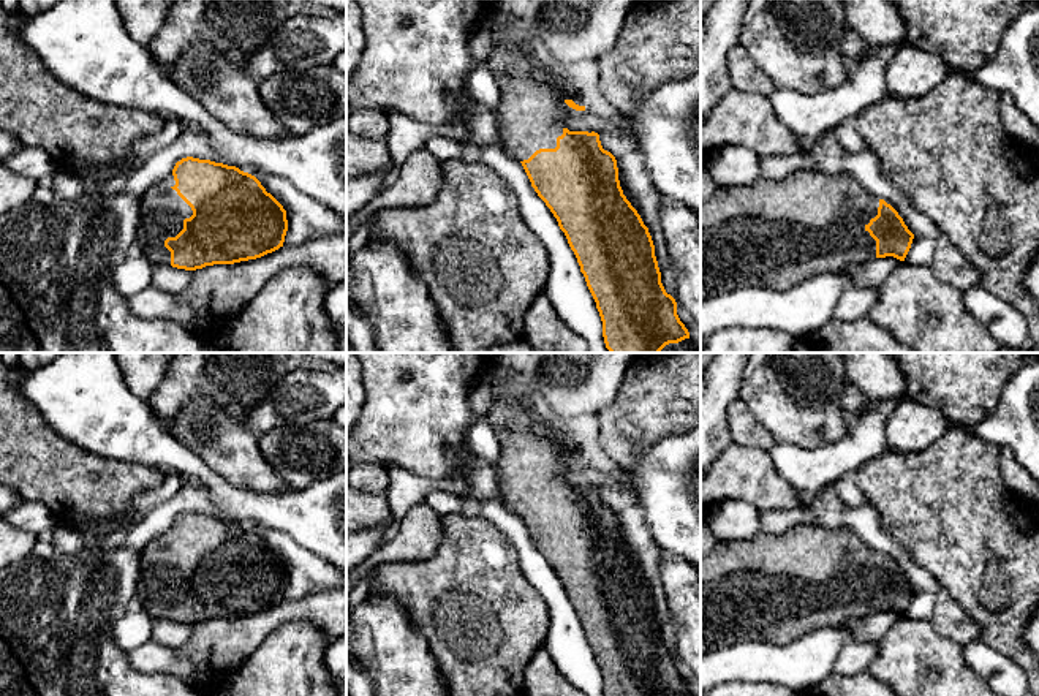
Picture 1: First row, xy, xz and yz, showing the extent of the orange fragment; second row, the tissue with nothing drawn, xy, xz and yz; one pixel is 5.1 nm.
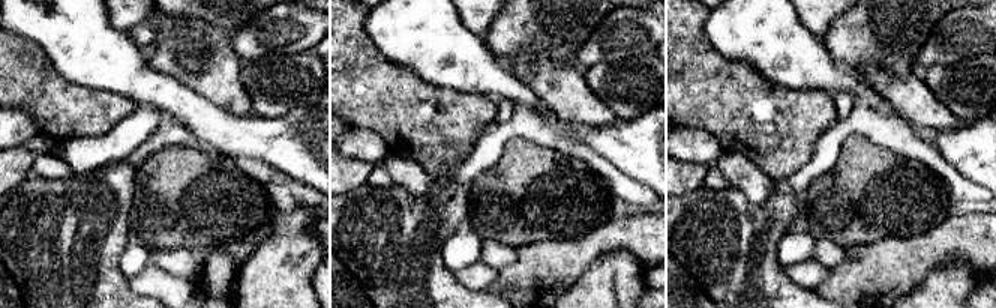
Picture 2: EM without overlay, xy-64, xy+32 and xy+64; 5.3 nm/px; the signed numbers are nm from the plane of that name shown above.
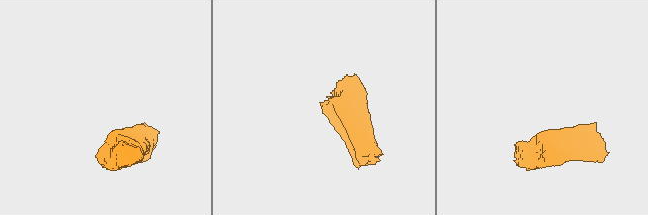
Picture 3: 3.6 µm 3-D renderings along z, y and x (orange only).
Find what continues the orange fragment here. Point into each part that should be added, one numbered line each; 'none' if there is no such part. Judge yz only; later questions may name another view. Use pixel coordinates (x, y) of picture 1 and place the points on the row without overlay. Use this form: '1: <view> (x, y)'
1: yz (775, 589)

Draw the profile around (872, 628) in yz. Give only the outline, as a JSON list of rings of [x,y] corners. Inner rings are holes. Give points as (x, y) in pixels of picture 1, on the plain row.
[[[894,611],[876,612],[851,625],[852,641],[879,642],[901,615]]]

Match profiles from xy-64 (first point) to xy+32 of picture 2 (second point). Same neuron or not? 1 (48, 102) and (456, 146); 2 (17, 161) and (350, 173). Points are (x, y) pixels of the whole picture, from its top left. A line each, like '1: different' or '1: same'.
1: same
2: same

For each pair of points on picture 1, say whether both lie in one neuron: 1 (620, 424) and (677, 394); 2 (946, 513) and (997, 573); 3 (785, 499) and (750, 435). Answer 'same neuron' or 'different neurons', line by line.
1: same neuron
2: same neuron
3: different neurons

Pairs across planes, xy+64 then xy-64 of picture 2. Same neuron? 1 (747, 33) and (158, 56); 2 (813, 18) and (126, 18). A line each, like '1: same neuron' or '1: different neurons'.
1: different neurons
2: same neuron

